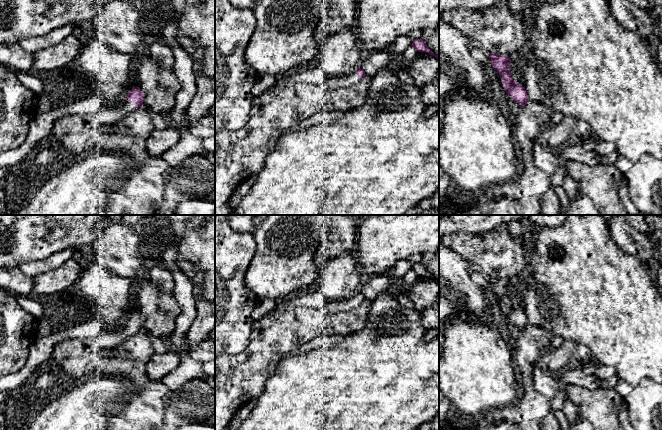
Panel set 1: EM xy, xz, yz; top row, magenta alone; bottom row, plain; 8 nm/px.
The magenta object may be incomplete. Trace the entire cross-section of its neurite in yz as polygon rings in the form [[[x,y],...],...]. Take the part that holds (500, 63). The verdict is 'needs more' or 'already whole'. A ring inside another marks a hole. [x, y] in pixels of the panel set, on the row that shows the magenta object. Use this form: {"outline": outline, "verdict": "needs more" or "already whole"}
{"outline": [[[488,54],[492,67],[499,73],[503,88],[510,98],[516,101],[521,108],[528,103],[528,95],[521,83],[512,79],[510,74],[509,56]]], "verdict": "already whole"}

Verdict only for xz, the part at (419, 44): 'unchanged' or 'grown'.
unchanged

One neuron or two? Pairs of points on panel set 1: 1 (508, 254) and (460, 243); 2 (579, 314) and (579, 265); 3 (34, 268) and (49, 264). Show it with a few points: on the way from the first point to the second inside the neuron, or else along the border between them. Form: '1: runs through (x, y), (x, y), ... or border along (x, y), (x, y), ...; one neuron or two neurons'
1: runs through (496, 254), (483, 254), (472, 247); one neuron
2: runs through (579, 302), (579, 277); one neuron
3: runs through (38, 266), (45, 265); one neuron

